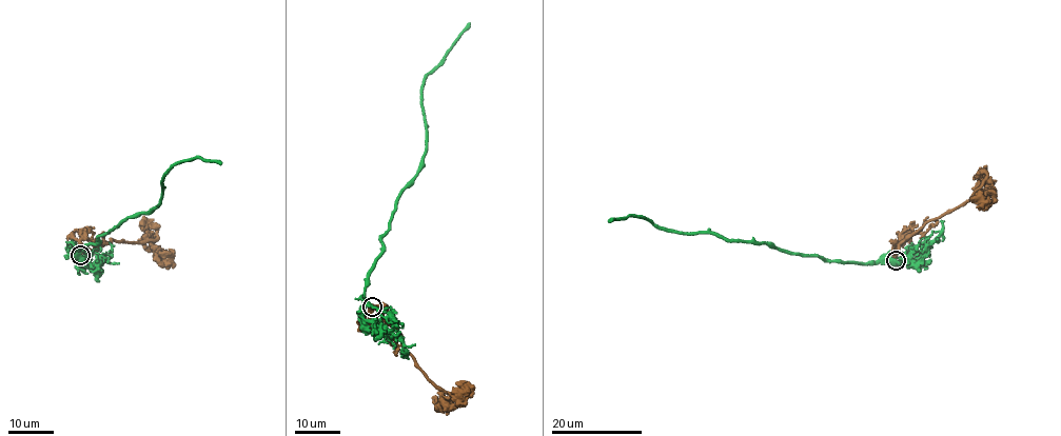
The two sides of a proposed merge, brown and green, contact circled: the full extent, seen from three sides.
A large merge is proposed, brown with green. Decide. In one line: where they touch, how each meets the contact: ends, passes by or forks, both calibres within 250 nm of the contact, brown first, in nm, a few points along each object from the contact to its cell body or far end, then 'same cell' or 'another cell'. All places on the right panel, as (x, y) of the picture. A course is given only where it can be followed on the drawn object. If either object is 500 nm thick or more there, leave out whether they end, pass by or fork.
(896, 260) | brown ends | green passes by | 320/440 nm | brown via (895, 260), (892, 253), (898, 245), (931, 220), (960, 206), (975, 191), (983, 193), (981, 206), (977, 192) | green via (895, 261), (824, 259), (764, 242), (724, 239), (712, 233), (669, 232), (631, 215), (608, 220) | same cell

